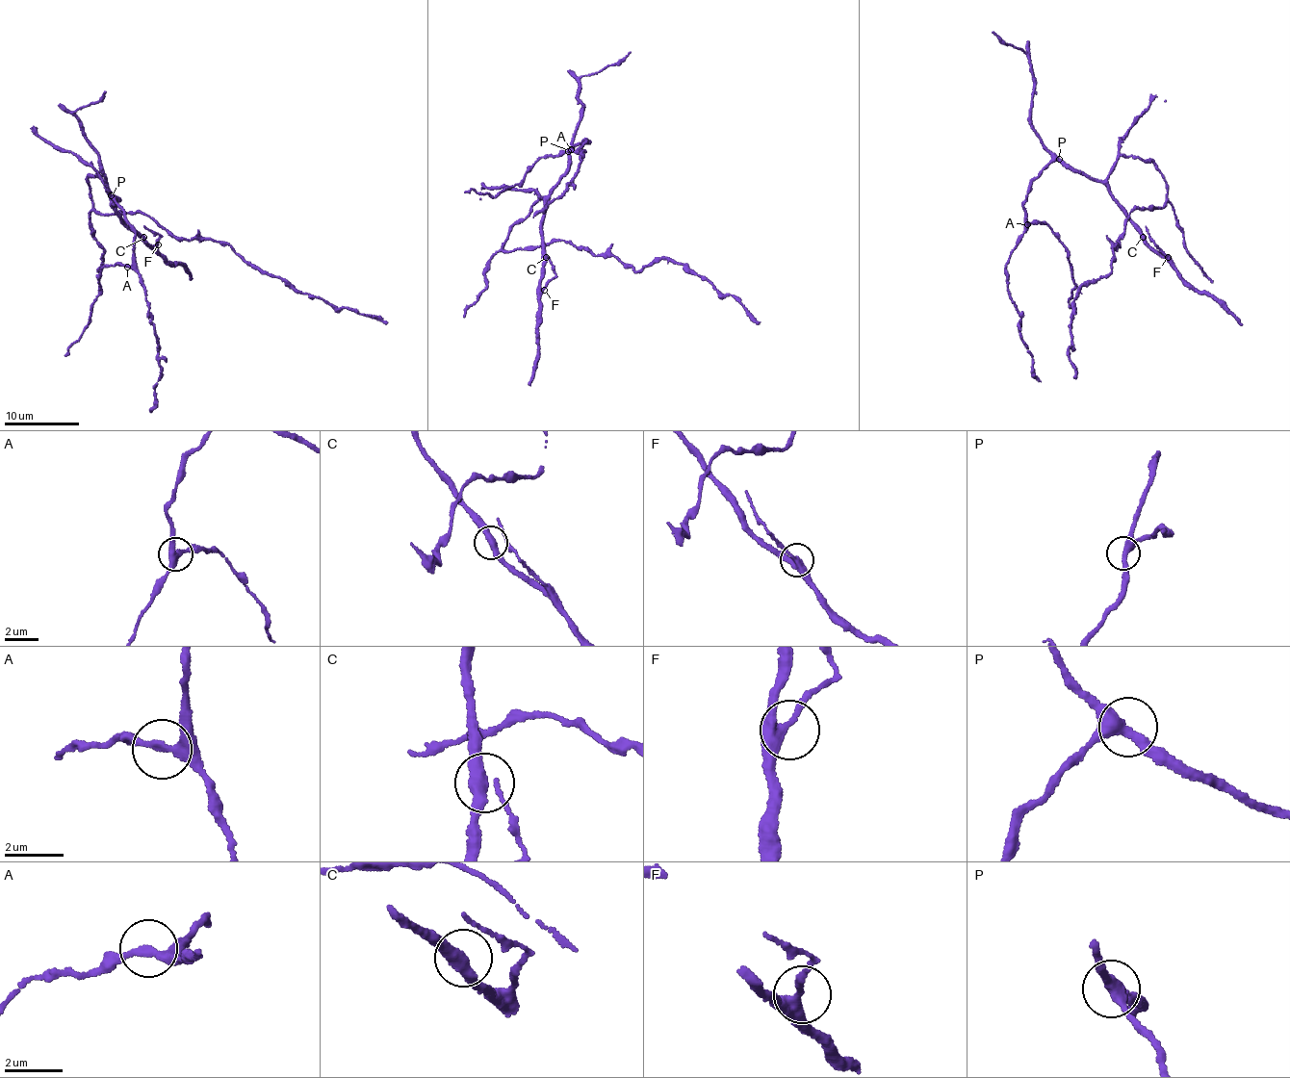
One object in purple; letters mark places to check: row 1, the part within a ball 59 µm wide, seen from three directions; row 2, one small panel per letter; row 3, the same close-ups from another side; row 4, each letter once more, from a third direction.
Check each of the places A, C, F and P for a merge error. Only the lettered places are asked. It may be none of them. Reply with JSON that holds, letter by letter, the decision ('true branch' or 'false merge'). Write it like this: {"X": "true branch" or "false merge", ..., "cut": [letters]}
{"A": "true branch", "C": "true branch", "F": "true branch", "P": "true branch", "cut": []}

